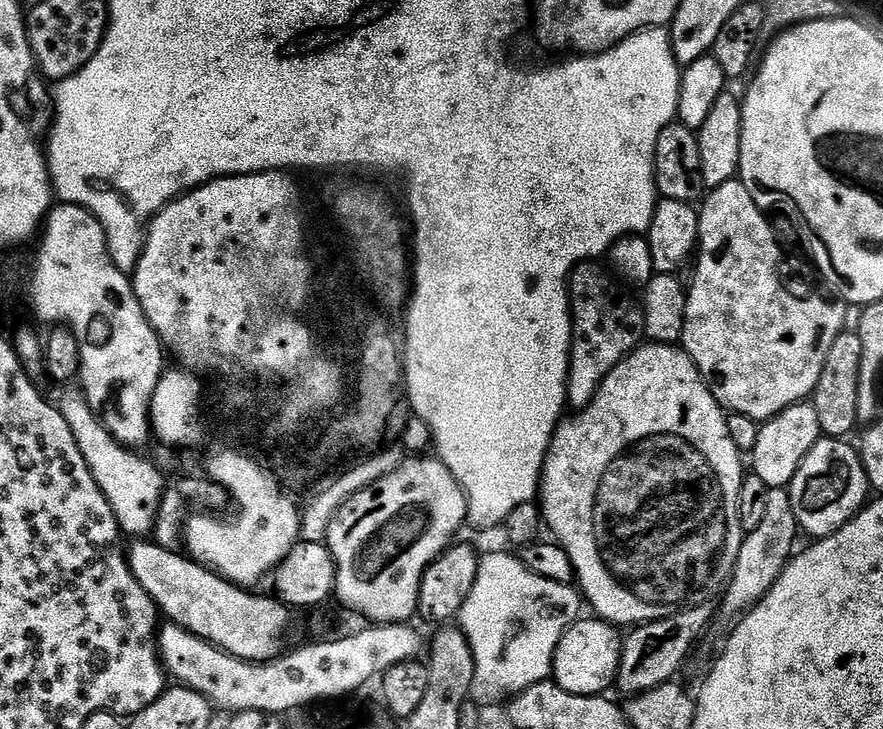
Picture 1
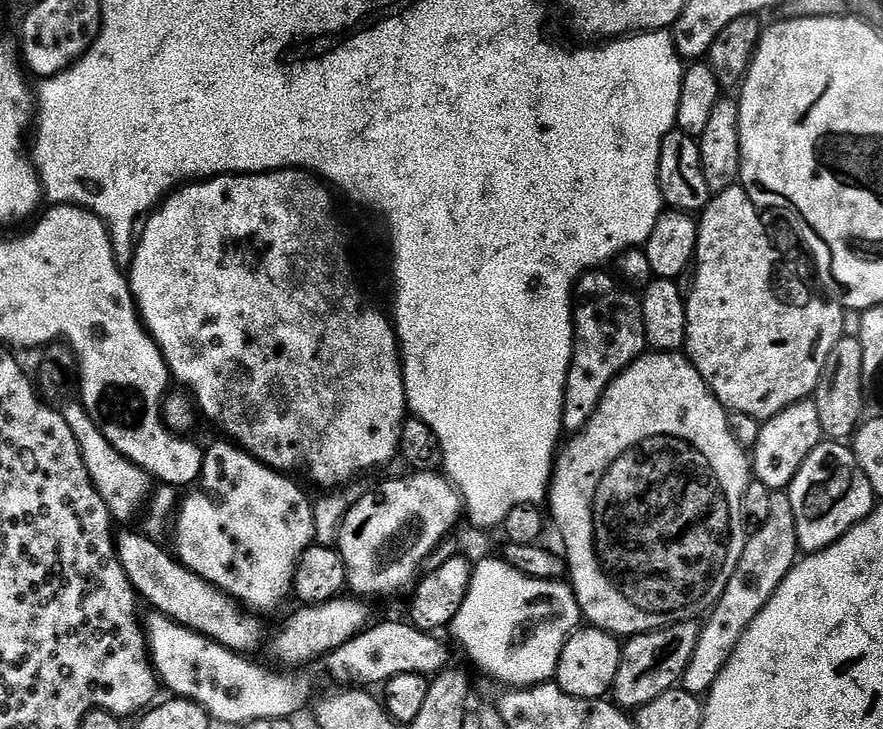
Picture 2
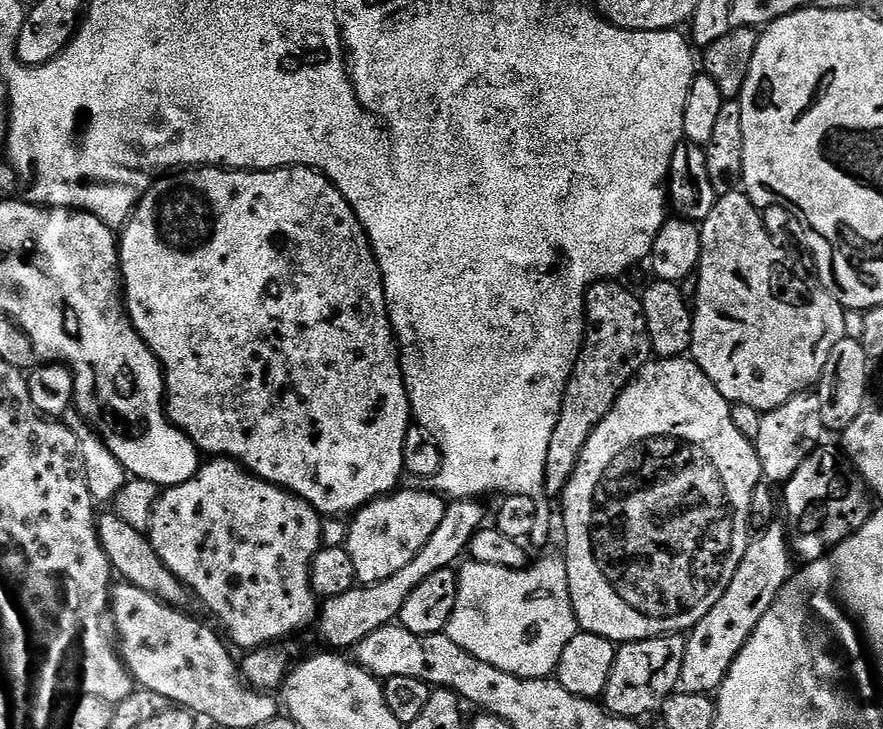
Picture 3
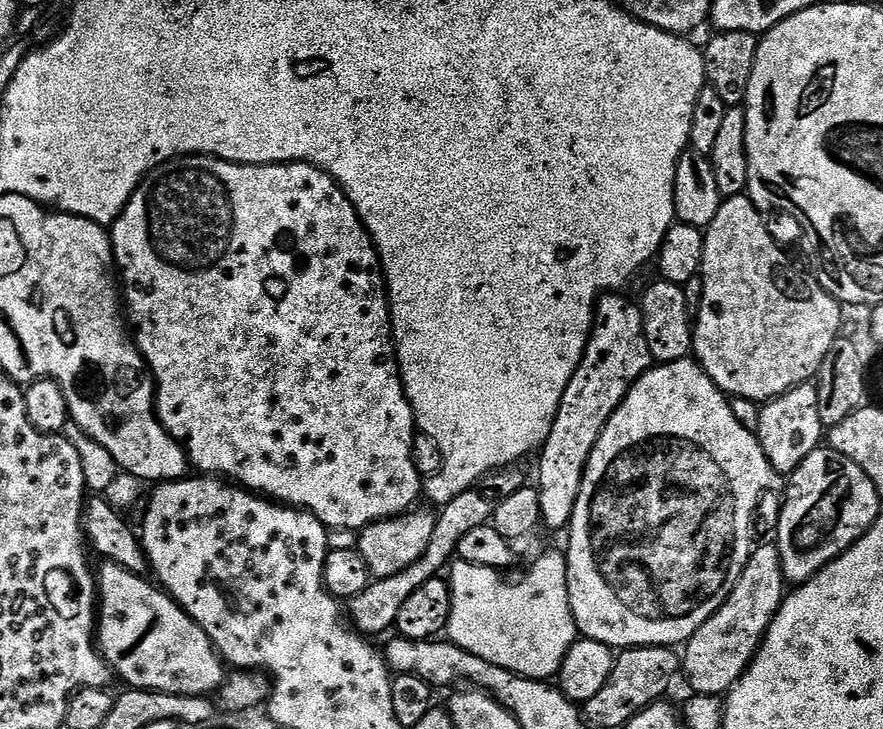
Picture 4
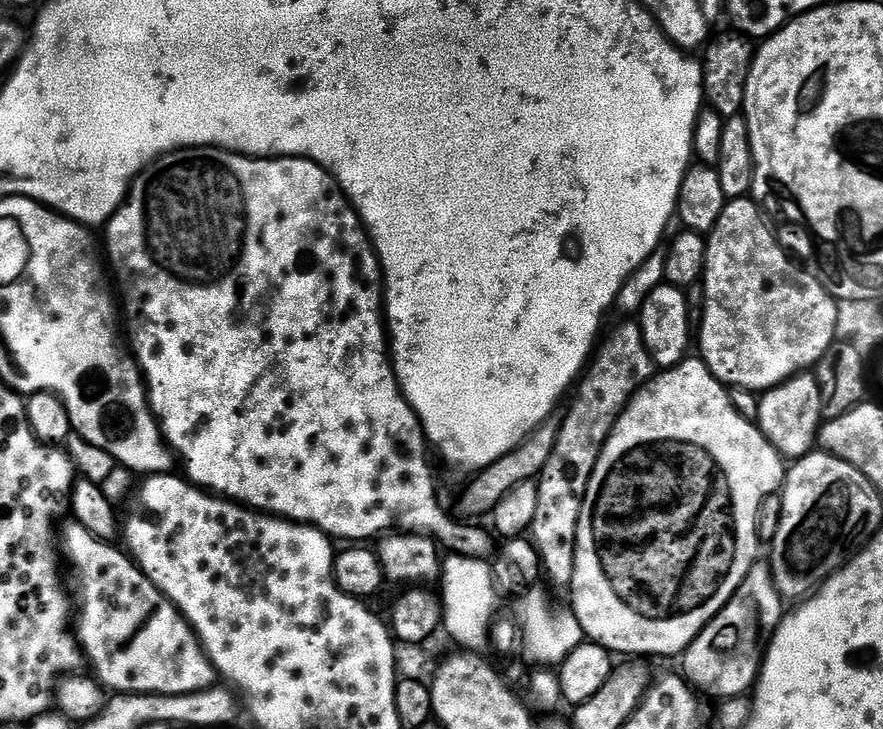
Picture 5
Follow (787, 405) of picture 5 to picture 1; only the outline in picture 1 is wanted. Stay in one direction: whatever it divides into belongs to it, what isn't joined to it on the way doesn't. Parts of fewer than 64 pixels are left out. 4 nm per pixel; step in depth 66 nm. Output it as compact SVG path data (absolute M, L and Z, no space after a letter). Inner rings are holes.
M811 402L792 404L782 410L771 420L760 424L758 442L754 442L754 450L750 454L750 468L755 476L762 478L770 488L788 488L794 474L802 466L806 454L810 454L812 447L822 438L818 426L818 410L814 410ZM752 460L752 464L751 464Z

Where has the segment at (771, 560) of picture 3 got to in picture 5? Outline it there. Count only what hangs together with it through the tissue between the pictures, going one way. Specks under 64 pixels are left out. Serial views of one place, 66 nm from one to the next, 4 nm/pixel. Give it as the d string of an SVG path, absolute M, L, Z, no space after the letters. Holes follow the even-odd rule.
M757 562L750 574L742 578L742 586L738 586L730 602L726 602L724 609L682 653L684 679L700 694L705 692L708 696L743 697L743 692L755 685L764 664L764 653L768 651L772 635L785 615L786 604L776 589L771 567L767 563Z

